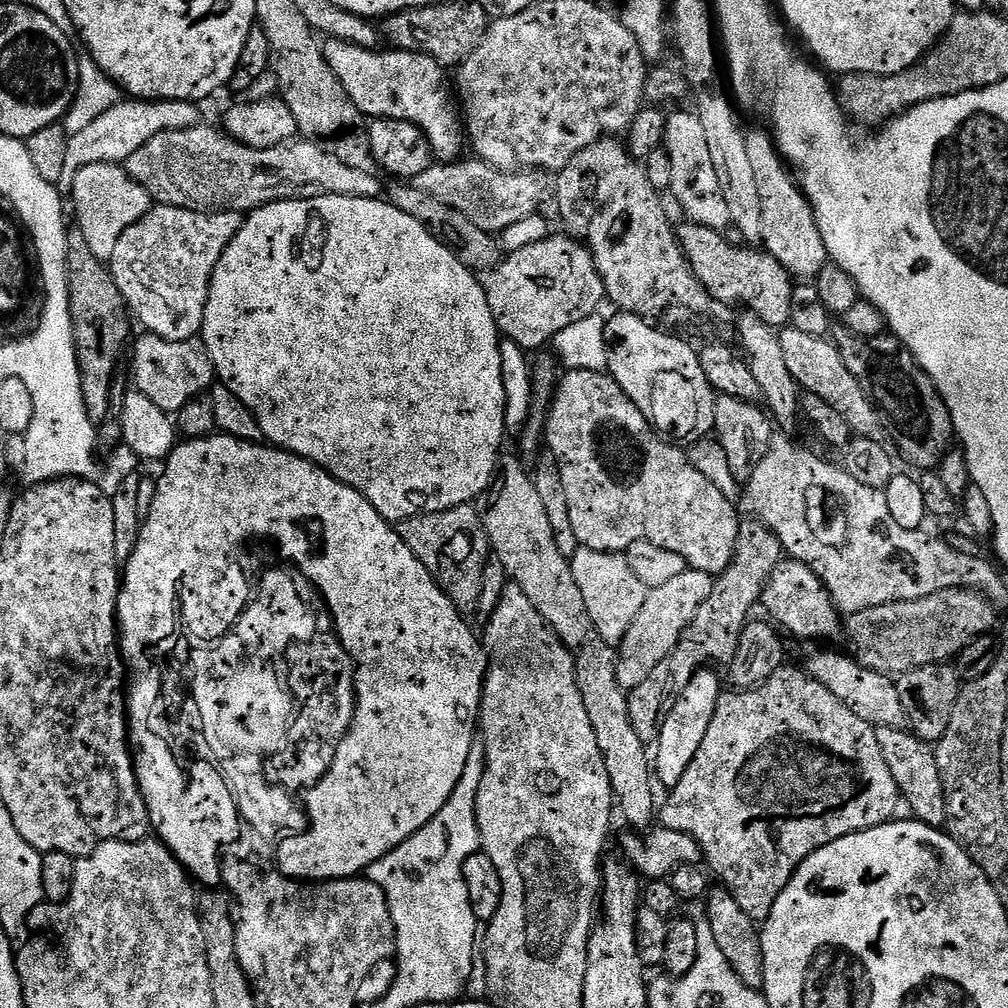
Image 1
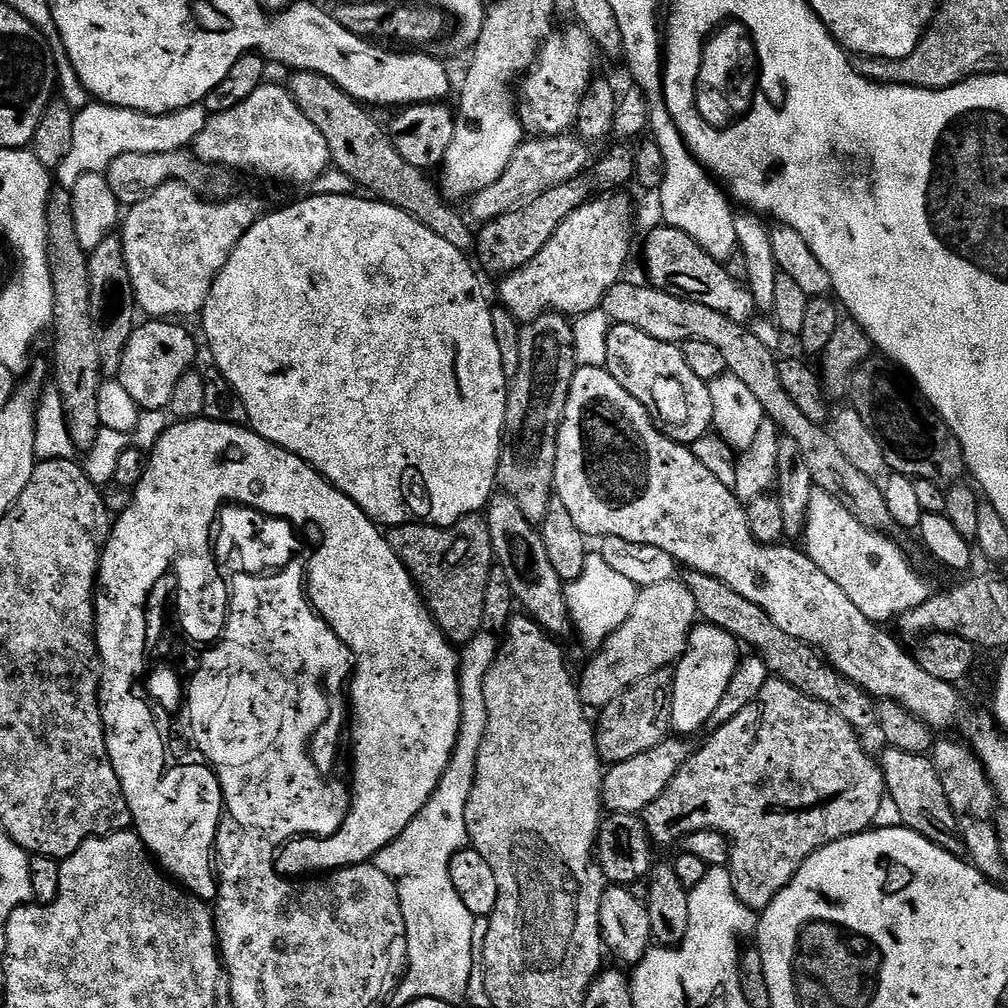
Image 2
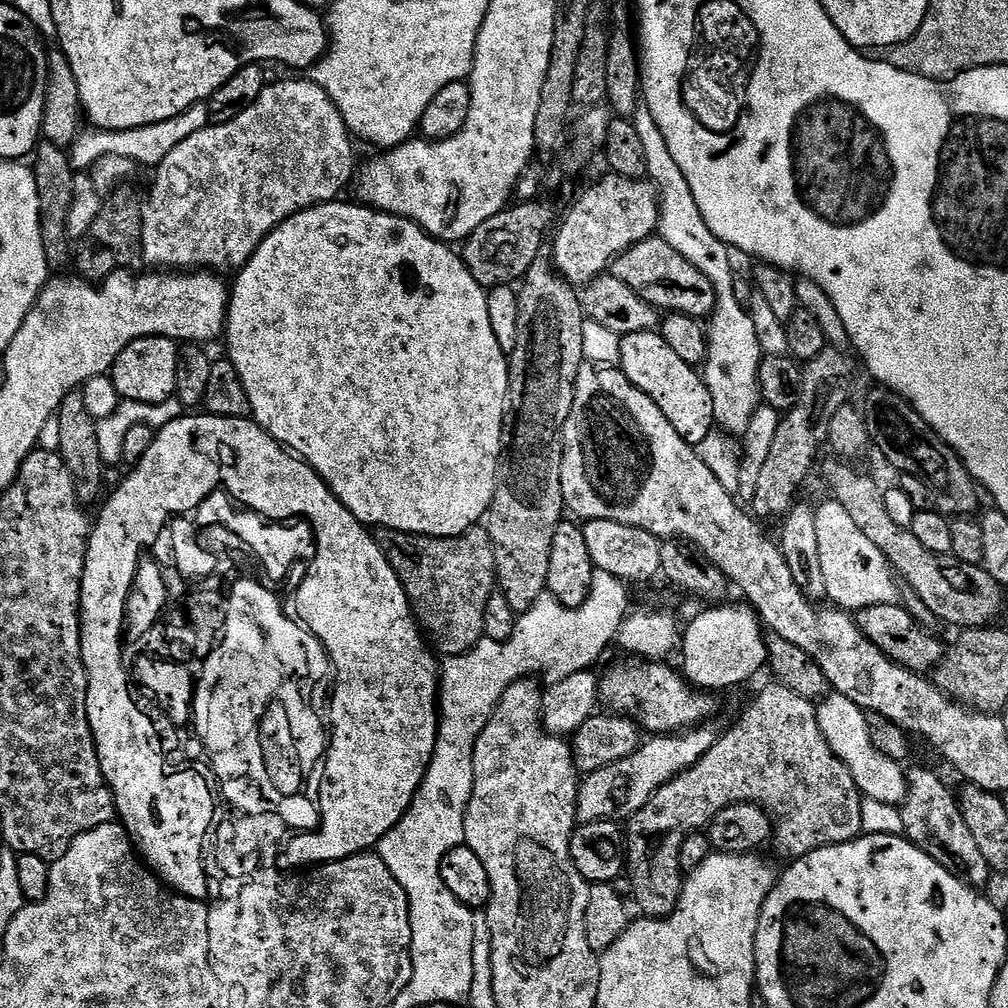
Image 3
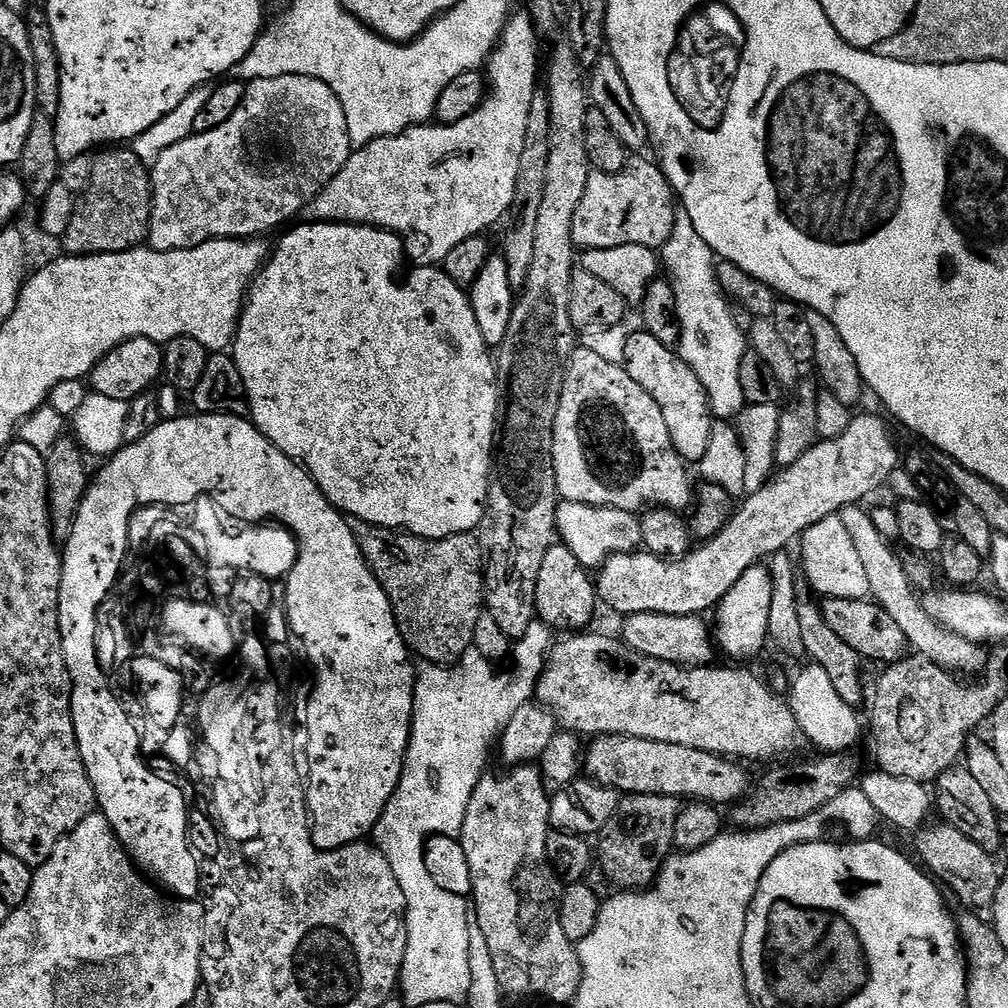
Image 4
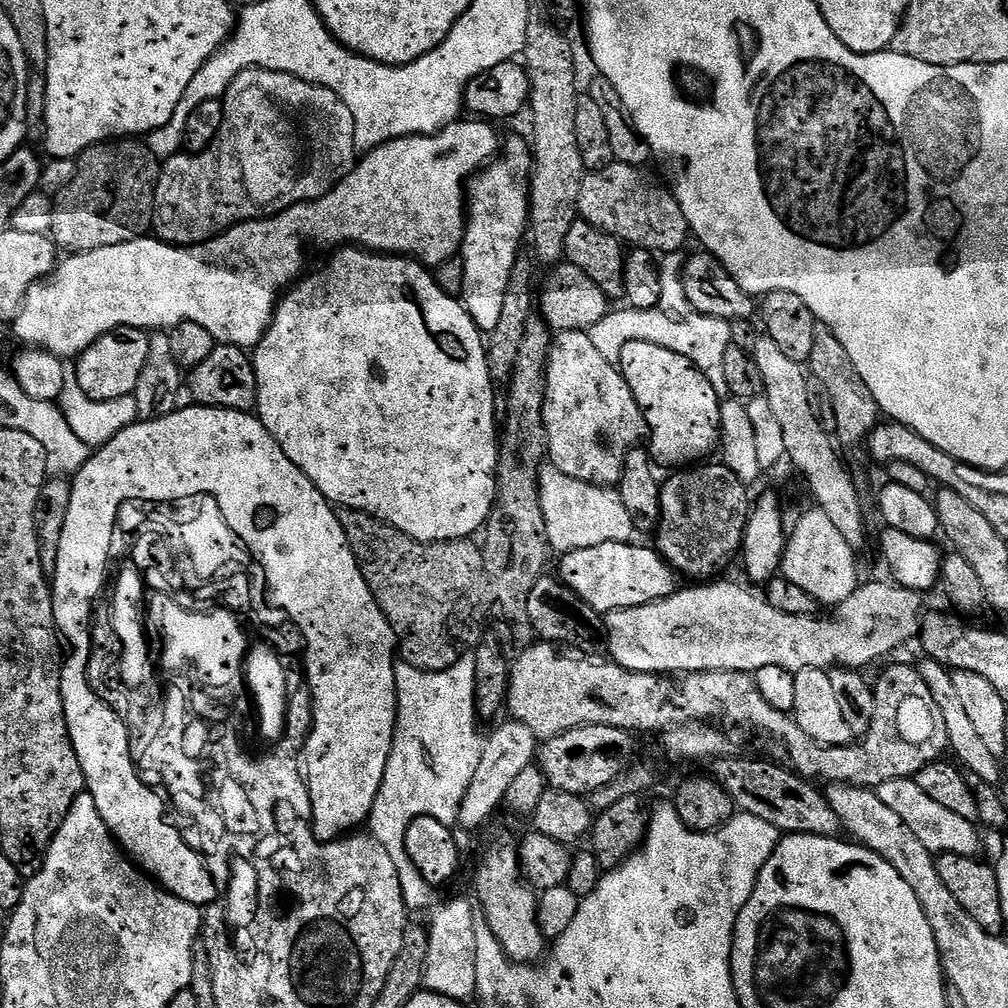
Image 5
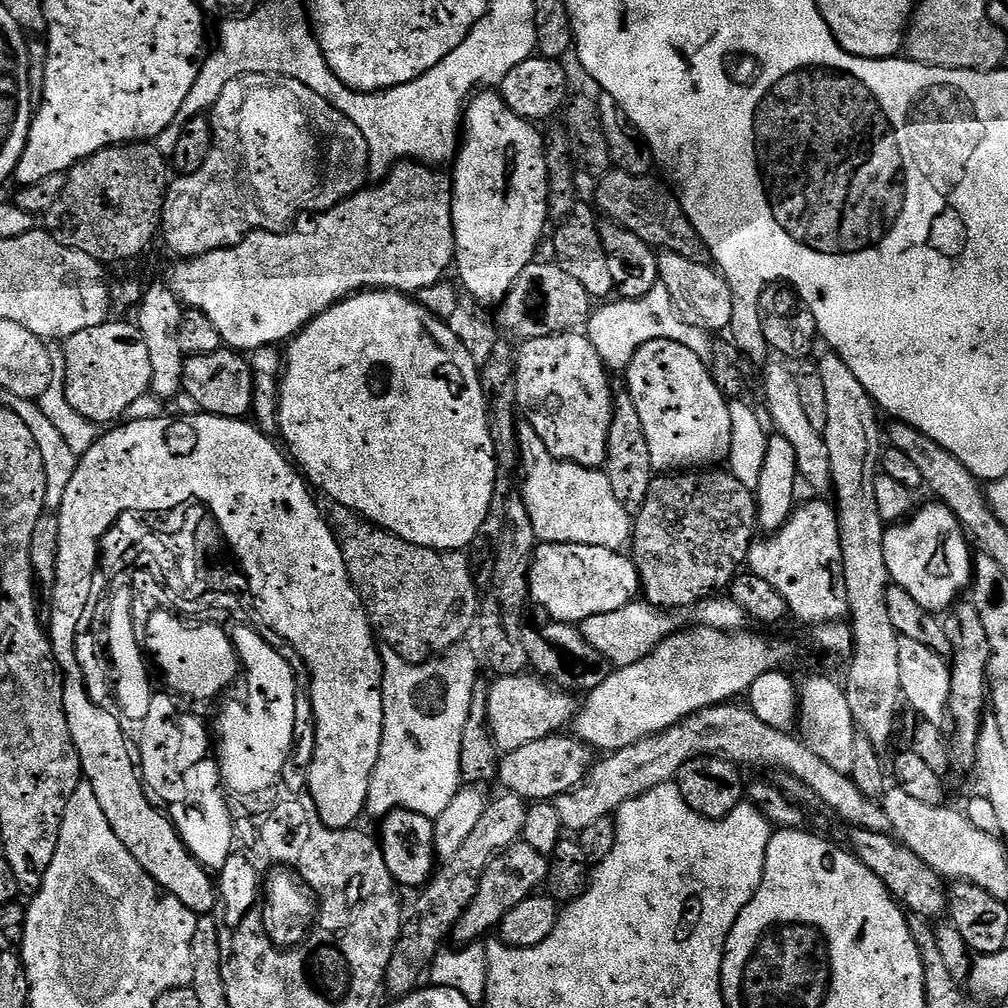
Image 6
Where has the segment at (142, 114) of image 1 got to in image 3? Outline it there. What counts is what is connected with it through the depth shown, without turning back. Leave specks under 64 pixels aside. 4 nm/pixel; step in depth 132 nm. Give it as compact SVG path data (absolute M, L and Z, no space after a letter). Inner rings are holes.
M191 113L175 116L164 123L154 123L146 127L138 127L128 131L102 131L100 129L88 128L81 131L75 142L69 147L68 155L71 167L75 170L87 171L91 169L96 161L105 157L106 154L118 157L130 158L138 166L155 168L165 160L166 155L174 150L179 142L185 141L190 134L194 134L204 126L203 121L192 120Z

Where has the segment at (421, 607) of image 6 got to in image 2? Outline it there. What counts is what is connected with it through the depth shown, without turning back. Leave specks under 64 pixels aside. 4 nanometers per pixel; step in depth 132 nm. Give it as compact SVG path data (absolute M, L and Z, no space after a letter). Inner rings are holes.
M483 515L463 516L456 524L448 528L438 528L435 524L402 524L392 526L386 532L394 554L406 566L412 576L420 598L424 601L436 625L444 631L444 635L452 641L453 645L463 646L468 644L475 636L480 635L485 627L484 599L486 598L487 578L493 565L492 543L488 521Z

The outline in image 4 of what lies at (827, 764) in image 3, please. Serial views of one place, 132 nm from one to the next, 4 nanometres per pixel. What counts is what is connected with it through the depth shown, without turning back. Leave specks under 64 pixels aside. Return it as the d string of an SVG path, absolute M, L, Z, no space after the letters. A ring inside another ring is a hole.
M628 796L620 805L616 819L608 825L606 831L599 837L598 868L604 871L604 876L612 884L617 884L620 890L644 890L653 883L654 877L663 868L668 857L674 852L674 830L678 826L678 818L682 809L681 801L673 796Z

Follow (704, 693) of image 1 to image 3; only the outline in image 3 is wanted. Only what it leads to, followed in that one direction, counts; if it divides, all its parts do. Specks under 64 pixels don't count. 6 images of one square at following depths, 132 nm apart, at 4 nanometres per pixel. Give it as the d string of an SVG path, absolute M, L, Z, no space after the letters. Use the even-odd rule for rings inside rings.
M743 603L727 606L708 606L682 632L684 668L682 675L689 684L700 690L736 688L744 684L756 671L765 667L768 658L766 632L760 617ZM728 607L729 608L724 608ZM744 607L744 608L743 608Z

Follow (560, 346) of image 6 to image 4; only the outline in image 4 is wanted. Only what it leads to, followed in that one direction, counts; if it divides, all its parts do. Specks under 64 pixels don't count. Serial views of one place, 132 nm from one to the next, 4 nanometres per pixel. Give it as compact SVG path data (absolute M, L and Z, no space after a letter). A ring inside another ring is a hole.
M590 346L577 347L576 353L568 364L568 373L564 379L562 398L558 406L558 418L554 422L554 470L556 471L556 485L561 497L570 504L584 504L587 508L613 508L626 510L633 514L643 513L654 508L671 509L673 512L683 513L684 508L691 509L694 504L694 484L688 477L689 465L680 457L674 442L670 438L670 430L666 430L666 418L662 418L662 410L658 410L658 402L630 378L630 374L620 364L606 362L606 358L598 358L598 354Z

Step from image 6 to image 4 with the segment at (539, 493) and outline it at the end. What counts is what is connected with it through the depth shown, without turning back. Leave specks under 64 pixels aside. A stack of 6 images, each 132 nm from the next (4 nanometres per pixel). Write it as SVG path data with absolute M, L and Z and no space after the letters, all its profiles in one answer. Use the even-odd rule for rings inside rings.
M561 503L556 510L556 530L559 539L589 570L603 566L612 556L635 552L642 545L639 519L626 510L613 508L587 508L584 504Z

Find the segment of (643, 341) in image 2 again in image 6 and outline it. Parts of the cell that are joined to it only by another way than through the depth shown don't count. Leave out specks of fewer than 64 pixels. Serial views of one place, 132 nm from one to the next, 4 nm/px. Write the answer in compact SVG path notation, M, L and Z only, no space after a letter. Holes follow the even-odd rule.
M667 338L646 339L640 348L633 356L626 369L626 376L628 376L628 384L626 390L632 396L634 406L638 410L638 420L640 422L640 431L645 446L648 447L648 453L652 459L652 467L660 474L679 474L685 470L708 470L713 466L720 466L727 461L730 454L730 410L728 409L729 401L718 390L718 386L714 382L709 365L695 352L692 348L687 348L684 344L679 344L676 340L666 340Z

